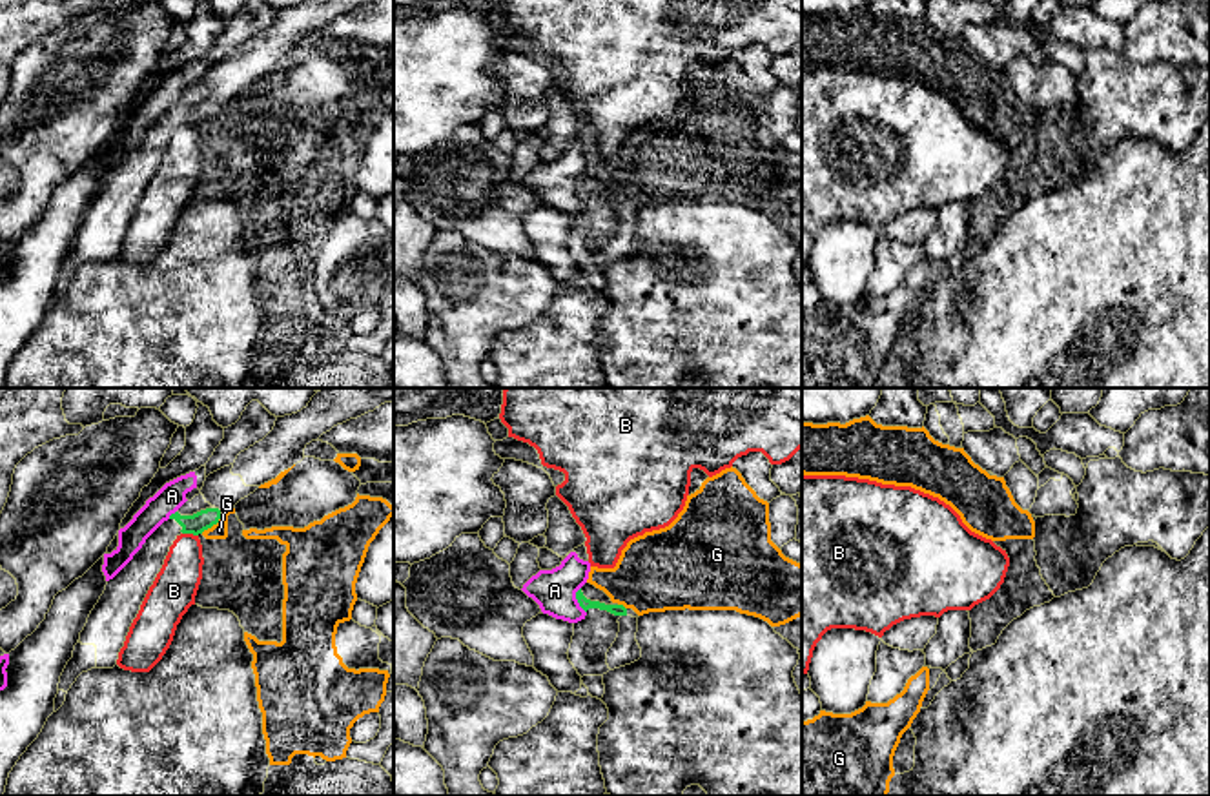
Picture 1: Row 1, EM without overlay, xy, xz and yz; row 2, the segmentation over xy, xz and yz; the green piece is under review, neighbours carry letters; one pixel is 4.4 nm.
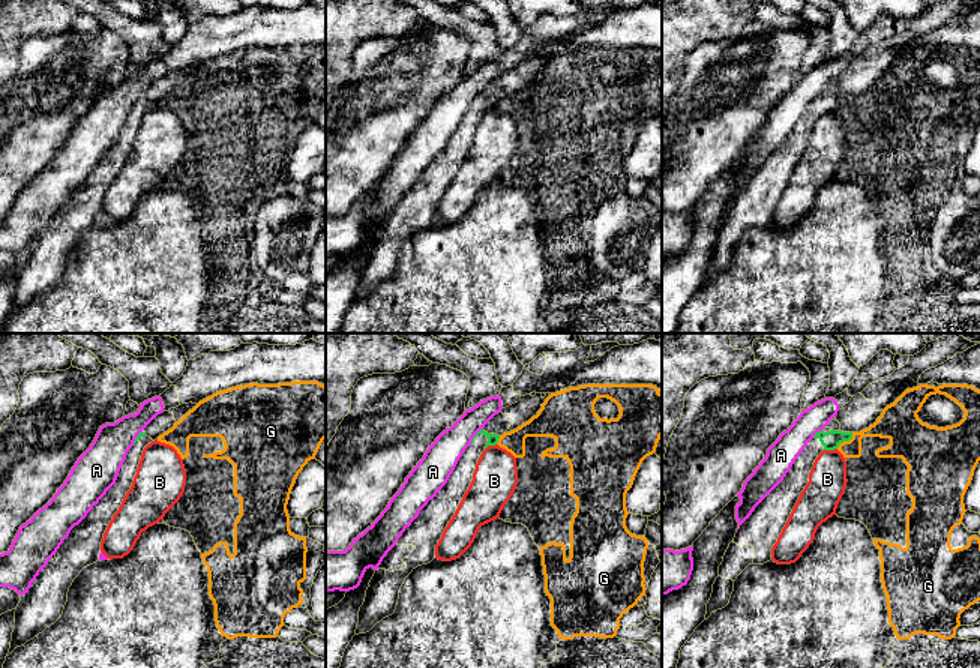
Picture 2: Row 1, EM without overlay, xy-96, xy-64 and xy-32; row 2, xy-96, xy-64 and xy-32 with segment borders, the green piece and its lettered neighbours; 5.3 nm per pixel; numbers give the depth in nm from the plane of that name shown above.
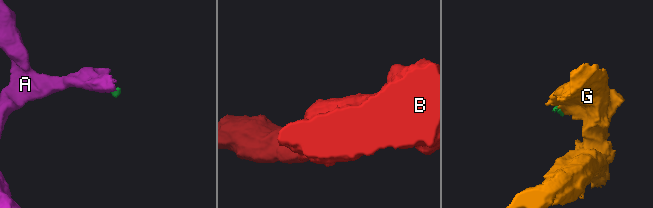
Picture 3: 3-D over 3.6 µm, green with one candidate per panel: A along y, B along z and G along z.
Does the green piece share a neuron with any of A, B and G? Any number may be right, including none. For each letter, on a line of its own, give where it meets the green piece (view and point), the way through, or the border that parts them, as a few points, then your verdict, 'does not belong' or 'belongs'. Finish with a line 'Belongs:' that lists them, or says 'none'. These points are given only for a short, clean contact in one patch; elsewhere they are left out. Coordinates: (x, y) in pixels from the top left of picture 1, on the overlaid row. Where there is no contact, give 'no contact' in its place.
A: meets green in xz at (576, 598); border along xz (580, 587), (576, 602), (585, 612); does not belong
B: meets green in xy at (190, 532); border along xy (183, 532), (197, 536); does not belong
G: meets green in xy at (212, 525); border along xy (223, 514), (201, 532); does not belong
Belongs: none

